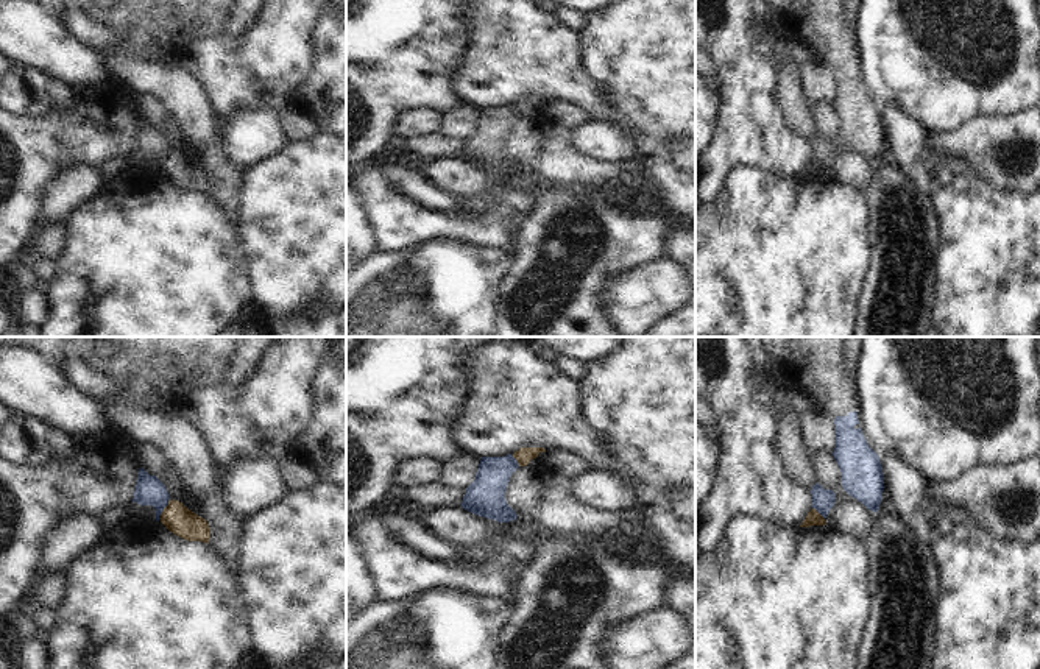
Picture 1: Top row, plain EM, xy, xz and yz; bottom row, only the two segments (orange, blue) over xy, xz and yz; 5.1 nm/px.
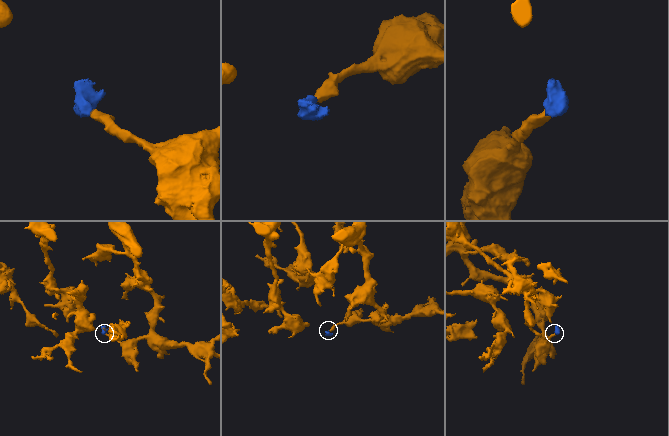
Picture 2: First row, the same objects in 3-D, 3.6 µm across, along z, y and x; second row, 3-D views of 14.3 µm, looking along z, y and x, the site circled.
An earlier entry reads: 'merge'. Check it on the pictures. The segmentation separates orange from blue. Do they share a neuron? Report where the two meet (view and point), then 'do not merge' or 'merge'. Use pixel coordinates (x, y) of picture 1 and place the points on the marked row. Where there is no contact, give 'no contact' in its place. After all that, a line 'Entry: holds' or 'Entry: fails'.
meets orange in xy at (162, 512); do not merge
Entry: fails

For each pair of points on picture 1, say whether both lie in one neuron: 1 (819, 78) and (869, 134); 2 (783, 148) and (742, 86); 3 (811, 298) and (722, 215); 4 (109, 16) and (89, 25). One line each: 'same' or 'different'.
1: different
2: same
3: same
4: different

